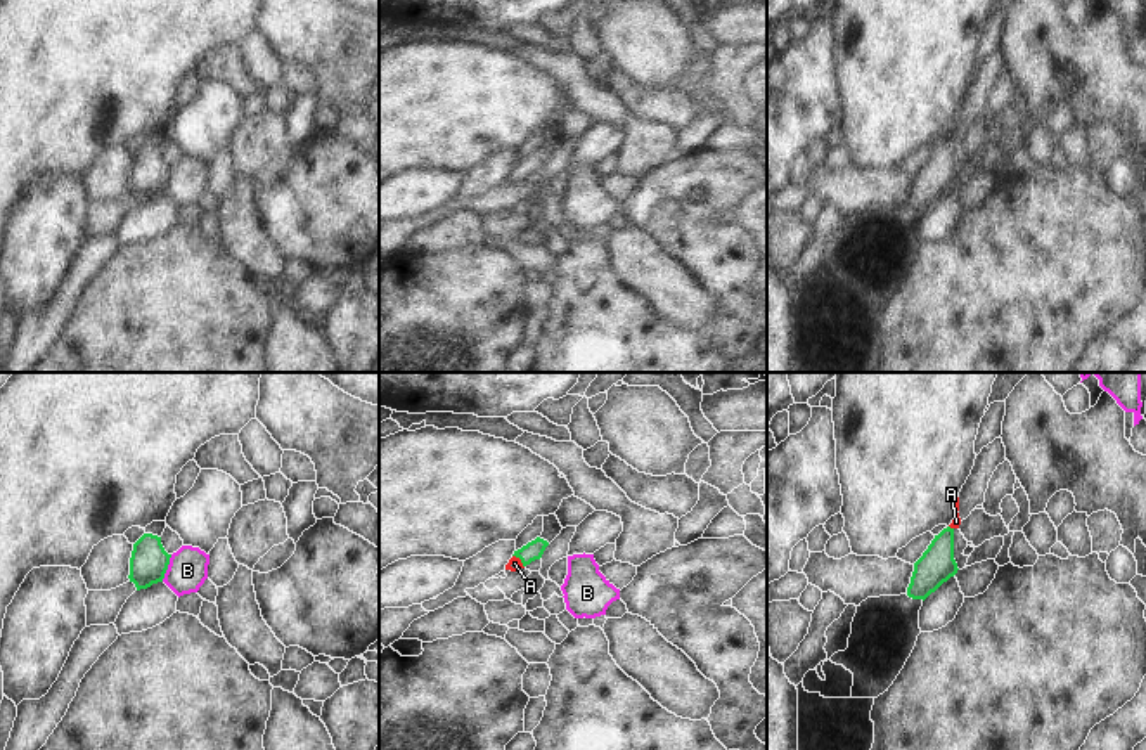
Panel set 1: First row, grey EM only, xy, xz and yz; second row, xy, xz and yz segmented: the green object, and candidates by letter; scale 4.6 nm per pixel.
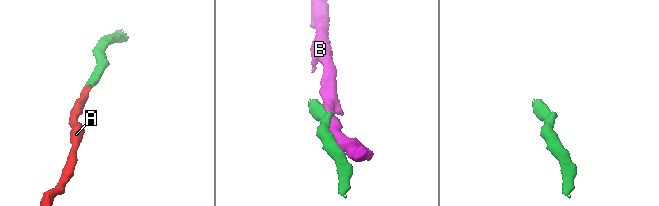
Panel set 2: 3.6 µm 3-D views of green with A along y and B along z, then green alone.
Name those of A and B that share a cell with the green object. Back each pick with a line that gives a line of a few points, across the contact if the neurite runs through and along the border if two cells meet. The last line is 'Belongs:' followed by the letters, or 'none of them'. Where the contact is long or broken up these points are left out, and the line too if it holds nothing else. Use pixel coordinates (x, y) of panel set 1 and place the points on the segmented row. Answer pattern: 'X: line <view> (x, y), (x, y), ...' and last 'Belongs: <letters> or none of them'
A: line xz (534, 549), (520, 558), (515, 563)
Belongs: A

